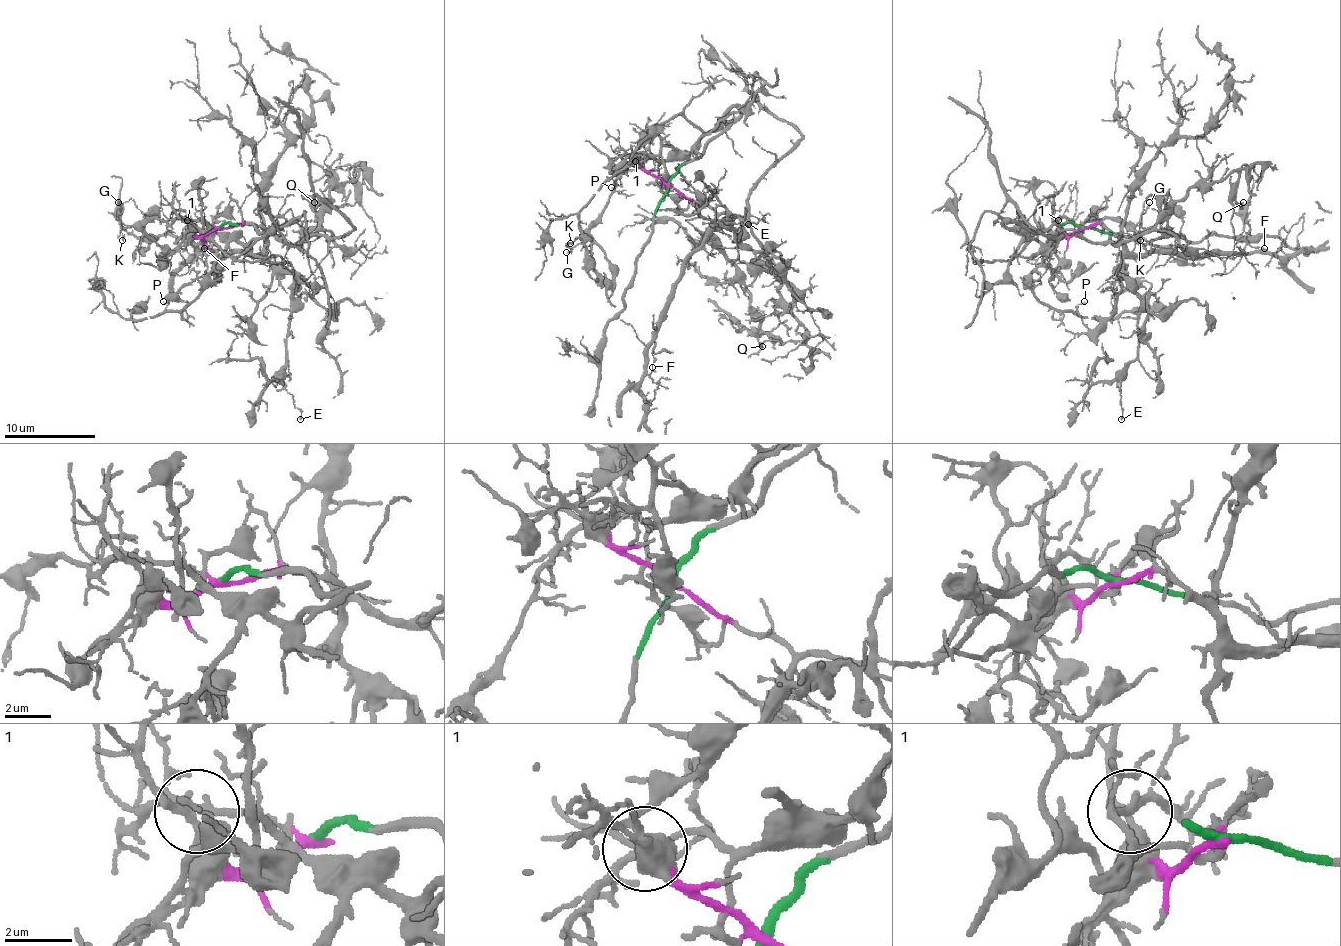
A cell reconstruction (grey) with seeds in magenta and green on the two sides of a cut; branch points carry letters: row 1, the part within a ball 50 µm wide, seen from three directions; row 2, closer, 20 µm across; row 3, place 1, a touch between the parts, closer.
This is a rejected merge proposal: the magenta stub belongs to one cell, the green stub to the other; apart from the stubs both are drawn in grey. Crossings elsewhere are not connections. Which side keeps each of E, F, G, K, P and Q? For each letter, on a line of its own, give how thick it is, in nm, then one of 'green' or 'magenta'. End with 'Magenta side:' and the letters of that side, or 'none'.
E: 130 nm | magenta
F: 120 nm | magenta
G: 120 nm | green
K: 150 nm | green
P: 100 nm | green
Q: 150 nm | magenta
Magenta side: E, F, Q

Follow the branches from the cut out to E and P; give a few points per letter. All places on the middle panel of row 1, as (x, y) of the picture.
E: (666, 185), (710, 205), (716, 212), (714, 226), (737, 217), (739, 244), (732, 223), (748, 223)
P: (666, 187), (698, 157), (714, 132), (689, 153), (650, 134), (612, 178), (616, 182), (612, 187)

